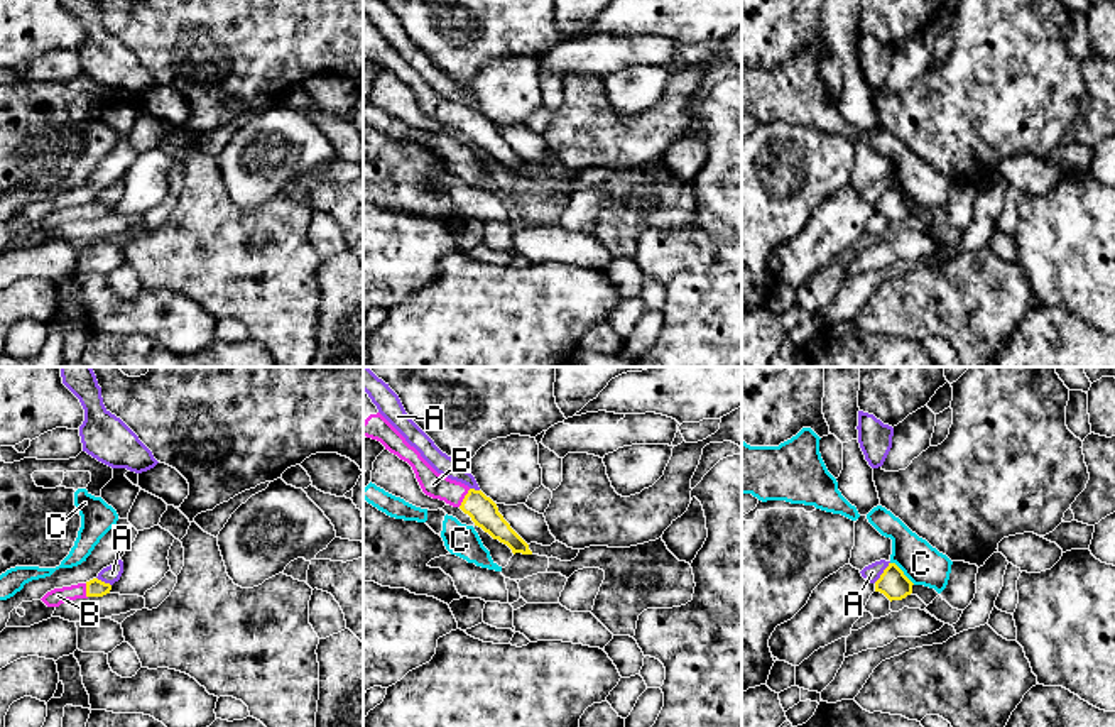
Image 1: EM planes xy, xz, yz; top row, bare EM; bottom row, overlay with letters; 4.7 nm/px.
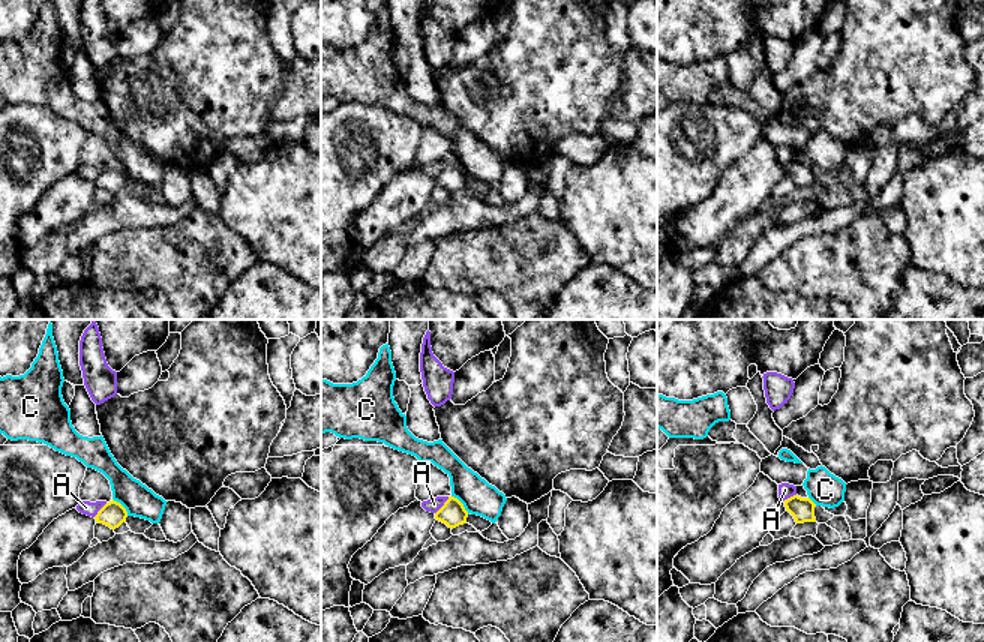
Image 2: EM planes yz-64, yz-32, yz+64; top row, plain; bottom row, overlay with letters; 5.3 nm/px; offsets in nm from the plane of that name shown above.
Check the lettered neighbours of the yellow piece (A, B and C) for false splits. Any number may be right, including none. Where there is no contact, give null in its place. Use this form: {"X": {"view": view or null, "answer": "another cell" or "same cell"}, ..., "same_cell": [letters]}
{"A": {"view": "yz", "answer": "another cell"}, "B": {"view": "xz", "answer": "same cell"}, "C": {"view": "yz", "answer": "another cell"}, "same_cell": ["B"]}

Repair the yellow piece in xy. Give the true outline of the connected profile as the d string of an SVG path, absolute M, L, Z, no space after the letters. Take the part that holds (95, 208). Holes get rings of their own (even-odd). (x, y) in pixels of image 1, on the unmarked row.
M93 200L86 205L54 210L54 211L47 213L41 221L47 228L59 228L61 225L64 225L68 221L88 220L88 218L103 218L103 216L110 215L110 211L112 211L110 205L105 205L98 200Z

